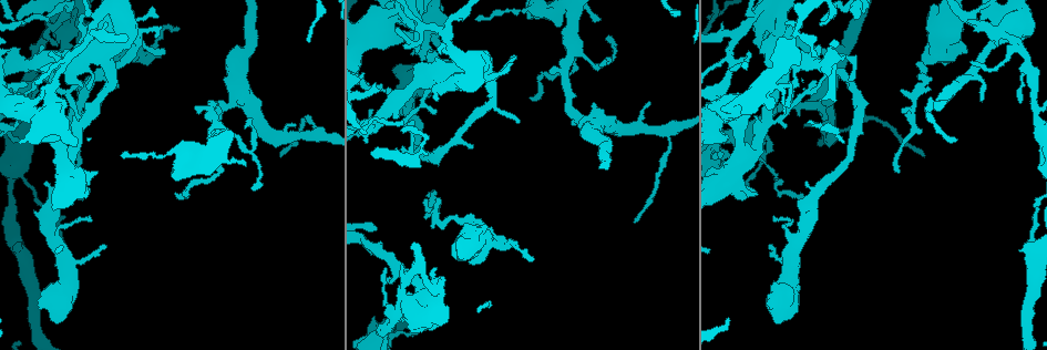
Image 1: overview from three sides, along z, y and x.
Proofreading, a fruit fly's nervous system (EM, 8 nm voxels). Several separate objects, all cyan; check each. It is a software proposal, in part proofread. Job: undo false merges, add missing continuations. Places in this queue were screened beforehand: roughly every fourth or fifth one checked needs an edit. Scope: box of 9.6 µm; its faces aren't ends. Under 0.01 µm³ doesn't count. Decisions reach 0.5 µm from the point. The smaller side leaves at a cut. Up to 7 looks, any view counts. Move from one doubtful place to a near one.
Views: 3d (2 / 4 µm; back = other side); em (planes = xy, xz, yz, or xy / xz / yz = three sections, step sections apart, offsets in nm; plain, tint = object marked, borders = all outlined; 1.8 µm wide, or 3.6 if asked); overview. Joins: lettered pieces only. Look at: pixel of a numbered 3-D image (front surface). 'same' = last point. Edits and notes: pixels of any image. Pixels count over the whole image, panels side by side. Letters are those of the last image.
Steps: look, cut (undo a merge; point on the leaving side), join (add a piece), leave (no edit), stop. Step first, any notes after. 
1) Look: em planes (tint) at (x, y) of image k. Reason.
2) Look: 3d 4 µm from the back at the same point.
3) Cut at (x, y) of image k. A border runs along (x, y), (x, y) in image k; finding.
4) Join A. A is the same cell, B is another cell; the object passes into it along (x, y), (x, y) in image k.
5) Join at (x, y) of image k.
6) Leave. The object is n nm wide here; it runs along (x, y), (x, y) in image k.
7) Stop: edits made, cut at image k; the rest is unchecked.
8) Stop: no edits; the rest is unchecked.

Look: em 3.6 µm planes (borders) at (83, 31) of image 1. Sudden change in width.

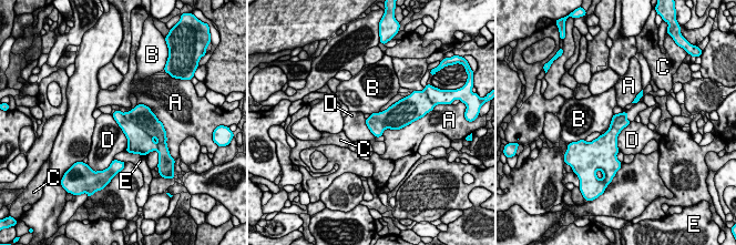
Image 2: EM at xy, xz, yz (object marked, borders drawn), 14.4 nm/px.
Cut at (141, 115) of image 2. The longest contact is with D, 550 nm; A, B, C, D and E are other cells; two neurons meet here.

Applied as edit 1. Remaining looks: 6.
Look: 3d 4 µm at (66, 277) of image 1.

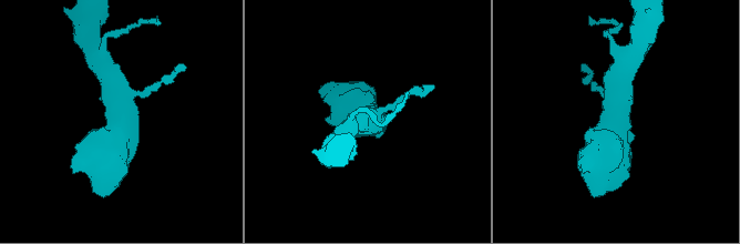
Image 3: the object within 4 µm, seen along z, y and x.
Look: em yz step 8 (tint) at (617, 120) of image 3. Now the EM.

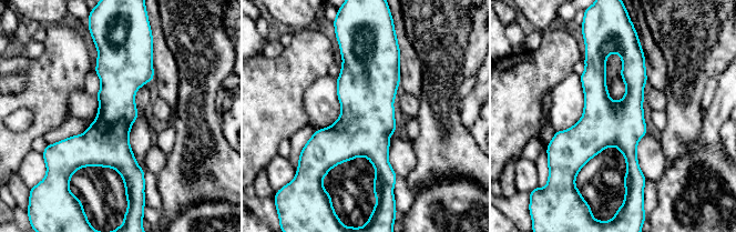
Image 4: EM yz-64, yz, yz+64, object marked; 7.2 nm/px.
Look: em xy step 8 (borders) at the same point.

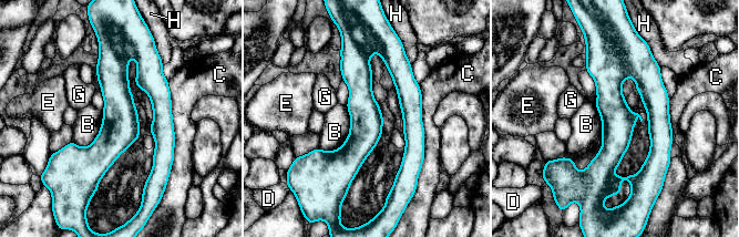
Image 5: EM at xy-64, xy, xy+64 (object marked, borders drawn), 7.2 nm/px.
Leave. B, C, D, E, G and H are other cells; a border runs along (347, 106), (347, 138), (322, 151) in image 5; all the same neuron.

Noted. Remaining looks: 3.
Look: em planes (borders) at (429, 196) of image 1. Long arm stops here.

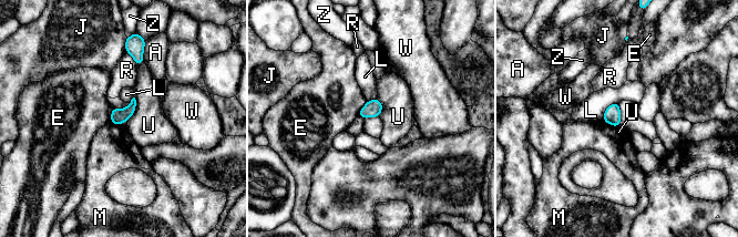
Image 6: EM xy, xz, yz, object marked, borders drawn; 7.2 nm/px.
Leave. The object is 110 nm wide here; A, E, J, L, M, R, U, W and Z are other cells; a border runs along (134, 96), (135, 111), (131, 117) in image 6; no lettered piece goes on from it.

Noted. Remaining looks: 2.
Stop: edits made, cut at image 2; the rest is unchecked.

